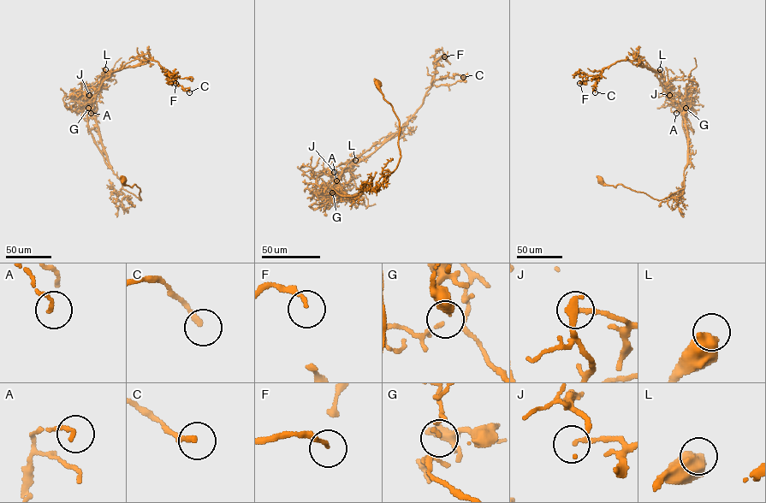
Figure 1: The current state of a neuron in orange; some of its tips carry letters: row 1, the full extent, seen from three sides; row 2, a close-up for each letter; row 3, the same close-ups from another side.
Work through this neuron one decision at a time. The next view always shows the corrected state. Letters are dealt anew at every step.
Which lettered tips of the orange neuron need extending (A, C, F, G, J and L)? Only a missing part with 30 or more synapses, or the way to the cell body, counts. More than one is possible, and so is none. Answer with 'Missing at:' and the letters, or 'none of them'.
Missing at: none of them

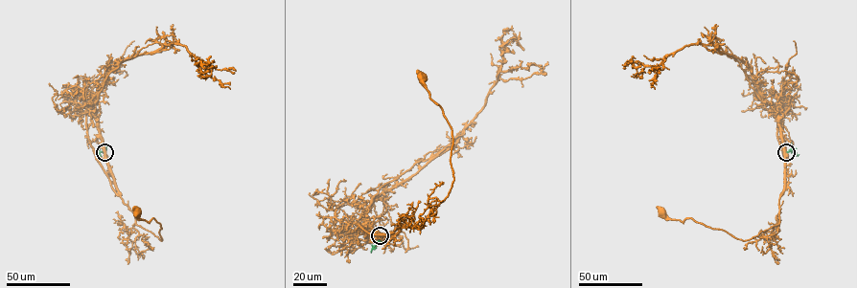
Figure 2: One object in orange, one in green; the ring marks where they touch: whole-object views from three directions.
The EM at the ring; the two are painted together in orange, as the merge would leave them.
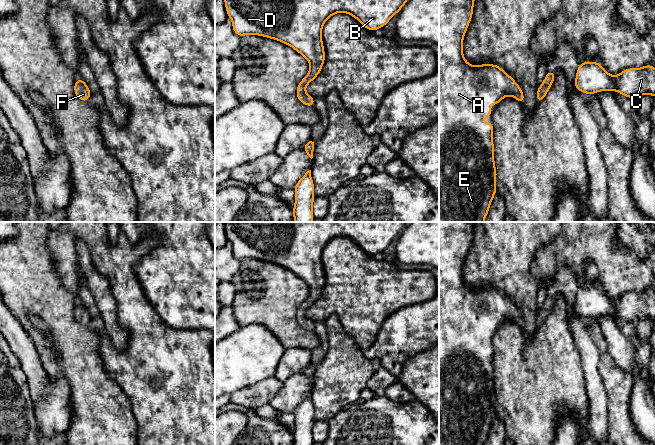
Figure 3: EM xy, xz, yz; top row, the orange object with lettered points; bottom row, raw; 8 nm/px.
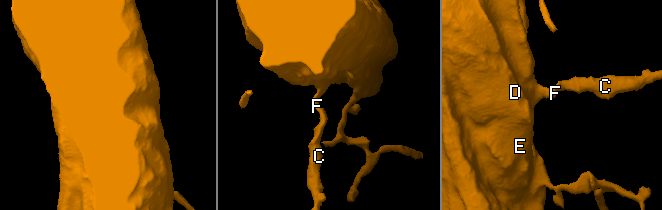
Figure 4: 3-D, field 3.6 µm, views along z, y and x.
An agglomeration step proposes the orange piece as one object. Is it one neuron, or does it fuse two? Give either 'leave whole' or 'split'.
leave whole

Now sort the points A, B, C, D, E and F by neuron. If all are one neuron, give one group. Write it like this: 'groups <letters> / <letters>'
groups A B C D E F

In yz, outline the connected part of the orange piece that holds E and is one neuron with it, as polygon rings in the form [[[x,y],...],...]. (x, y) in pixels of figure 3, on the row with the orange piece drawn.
[[[439,0],[439,222],[484,222],[493,197],[497,193],[497,170],[494,161],[494,124],[483,123],[482,117],[492,117],[493,113],[490,111],[490,106],[493,104],[498,105],[506,96],[512,96],[521,104],[525,102],[521,87],[504,69],[496,64],[480,64],[474,66],[465,60],[463,56],[463,39],[473,16],[474,2],[475,0]]]

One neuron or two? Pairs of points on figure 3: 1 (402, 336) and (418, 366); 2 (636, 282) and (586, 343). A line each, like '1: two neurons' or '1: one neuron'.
1: two neurons
2: two neurons

